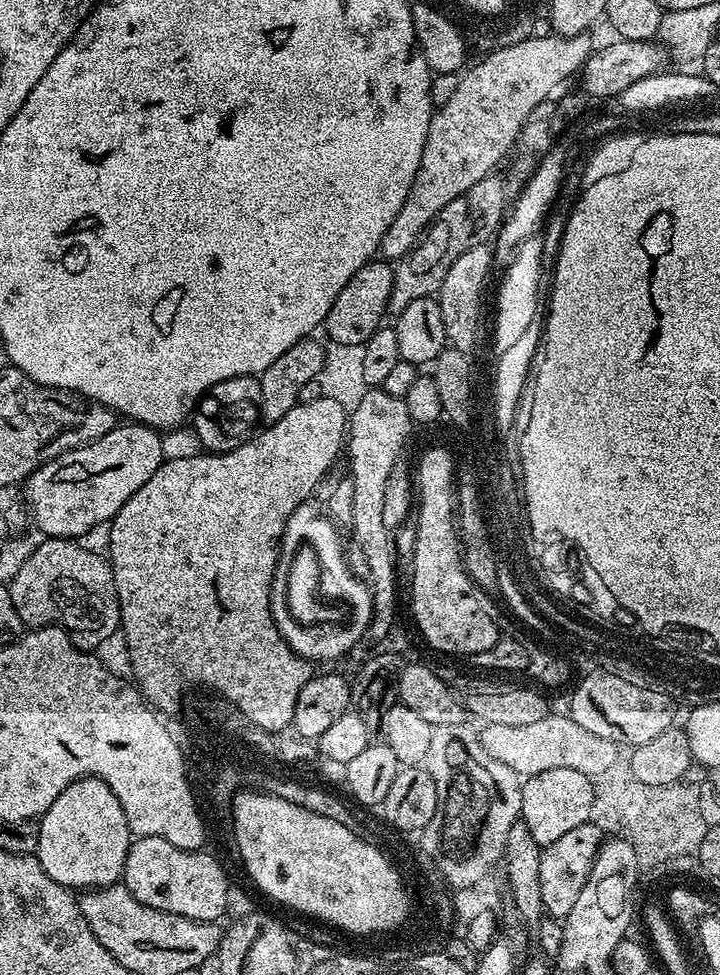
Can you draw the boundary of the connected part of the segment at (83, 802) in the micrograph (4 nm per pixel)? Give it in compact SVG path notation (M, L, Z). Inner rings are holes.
M85 775L83 778L73 779L72 784L66 786L66 790L62 790L62 794L58 794L58 798L54 798L54 802L45 810L43 816L39 817L34 855L40 861L42 870L46 870L46 874L54 878L54 882L58 882L63 888L99 890L121 879L126 854L133 839L126 814L118 798L114 798L110 786L104 780L99 780L97 776Z

